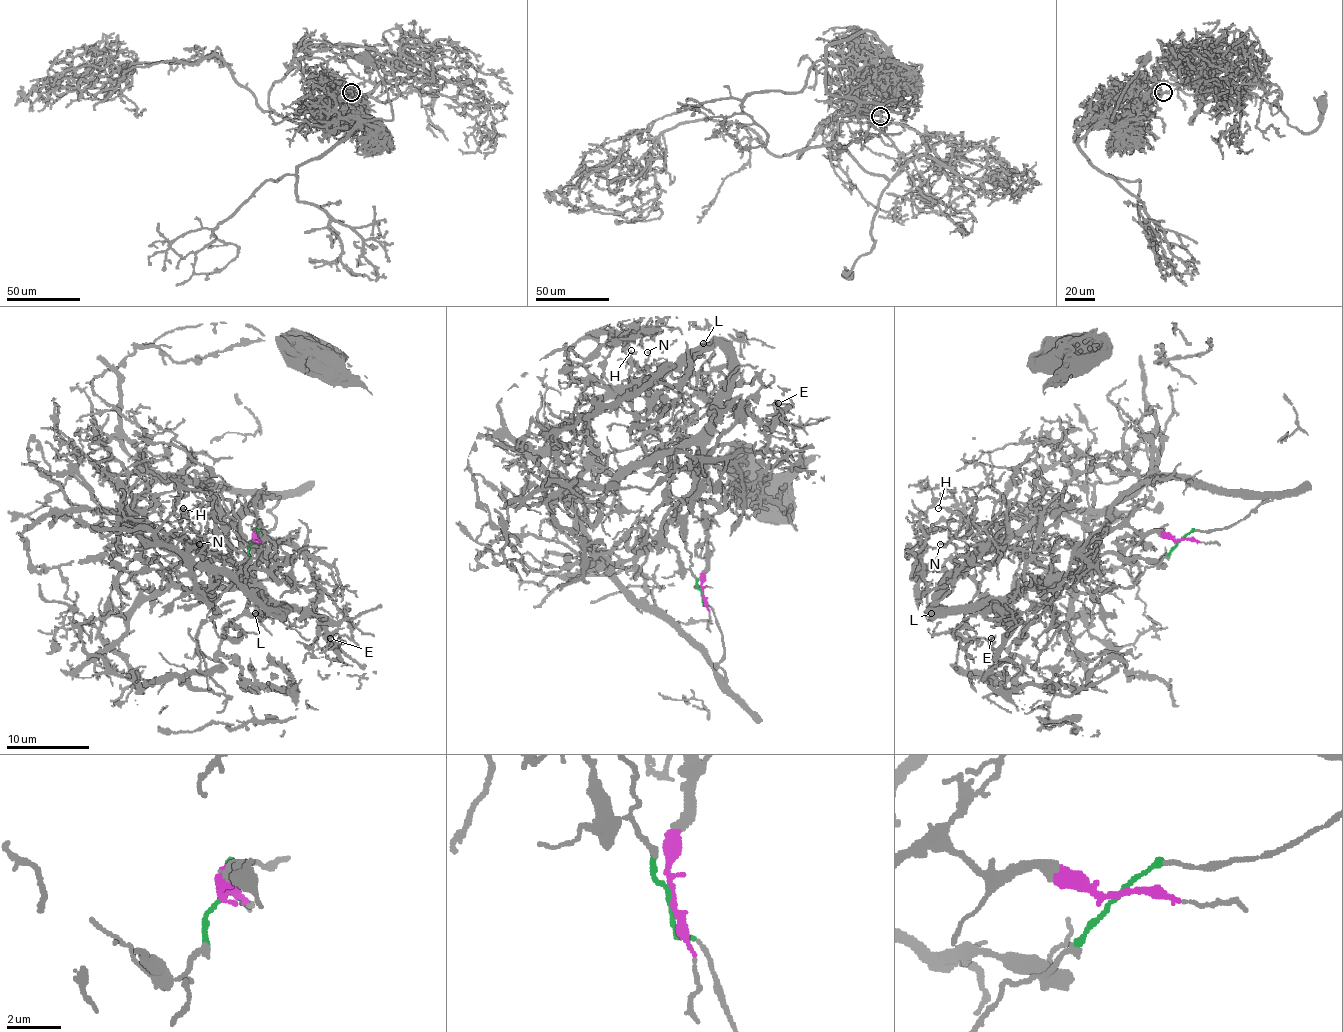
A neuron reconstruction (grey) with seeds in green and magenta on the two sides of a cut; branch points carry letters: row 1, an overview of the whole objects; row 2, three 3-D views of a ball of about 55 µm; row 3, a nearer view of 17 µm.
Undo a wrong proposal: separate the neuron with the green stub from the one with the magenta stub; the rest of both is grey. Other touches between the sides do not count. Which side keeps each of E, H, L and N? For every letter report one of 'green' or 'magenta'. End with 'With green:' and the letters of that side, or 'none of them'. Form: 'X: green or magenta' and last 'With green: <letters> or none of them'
E: magenta
H: green
L: magenta
N: green
With green: H, N

